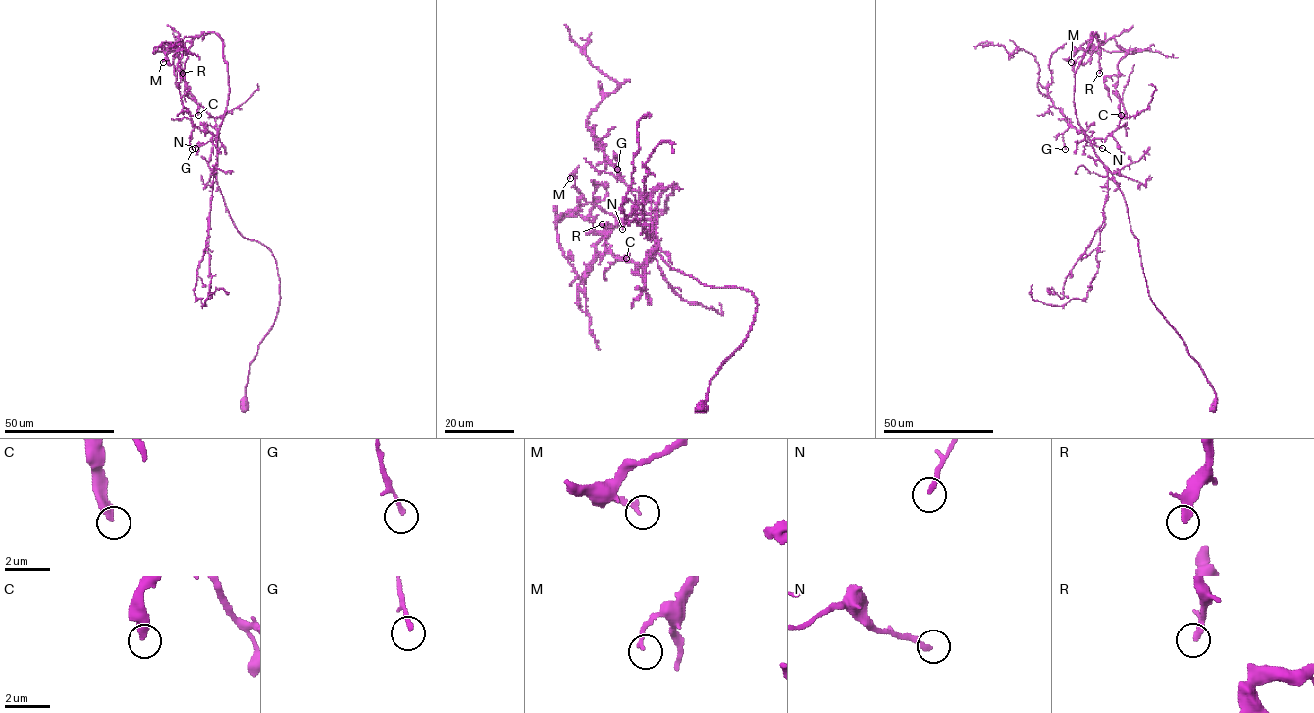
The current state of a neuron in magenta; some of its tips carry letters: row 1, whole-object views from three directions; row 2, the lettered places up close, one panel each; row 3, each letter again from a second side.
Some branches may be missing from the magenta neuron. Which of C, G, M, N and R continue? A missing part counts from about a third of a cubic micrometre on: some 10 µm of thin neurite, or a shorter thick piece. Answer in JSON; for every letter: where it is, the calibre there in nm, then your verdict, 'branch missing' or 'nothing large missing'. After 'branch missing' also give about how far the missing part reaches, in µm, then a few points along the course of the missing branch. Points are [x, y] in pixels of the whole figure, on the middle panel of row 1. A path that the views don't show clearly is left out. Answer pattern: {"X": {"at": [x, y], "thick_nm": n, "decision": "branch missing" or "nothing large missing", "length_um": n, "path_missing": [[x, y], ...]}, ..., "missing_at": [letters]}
{"C": {"at": [626, 258], "thick_nm": 360, "decision": "branch missing", "length_um": 6}, "G": {"at": [617, 169], "thick_nm": 170, "decision": "nothing large missing"}, "M": {"at": [570, 178], "thick_nm": 180, "decision": "nothing large missing"}, "N": {"at": [622, 229], "thick_nm": 240, "decision": "nothing large missing"}, "R": {"at": [602, 224], "thick_nm": 200, "decision": "nothing large missing"}, "missing_at": ["C"]}

